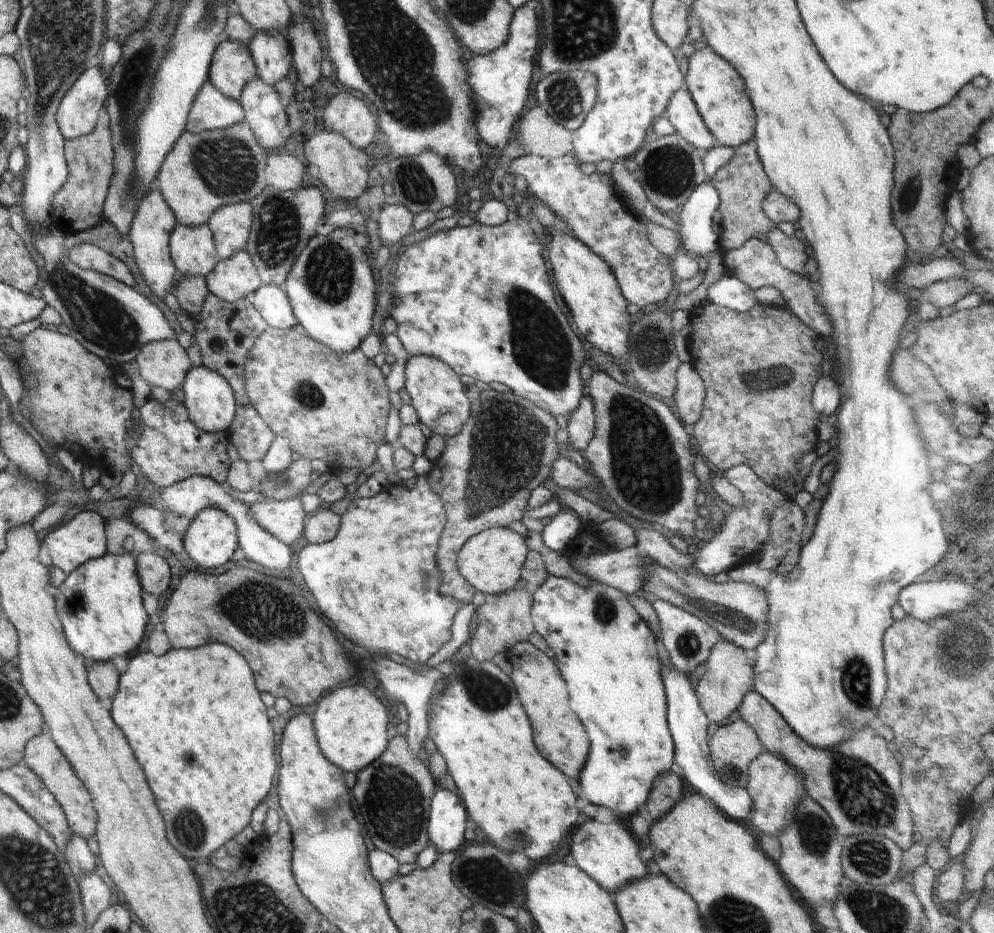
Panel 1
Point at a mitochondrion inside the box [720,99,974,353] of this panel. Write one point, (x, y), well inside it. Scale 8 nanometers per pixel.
(912, 187)

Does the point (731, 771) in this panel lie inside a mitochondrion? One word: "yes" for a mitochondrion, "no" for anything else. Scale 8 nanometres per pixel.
yes

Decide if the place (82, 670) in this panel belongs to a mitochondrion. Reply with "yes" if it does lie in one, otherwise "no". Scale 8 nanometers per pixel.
no

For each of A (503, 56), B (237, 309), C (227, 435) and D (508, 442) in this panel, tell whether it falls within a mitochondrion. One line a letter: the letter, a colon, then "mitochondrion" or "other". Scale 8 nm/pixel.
A: other
B: other
C: other
D: mitochondrion

